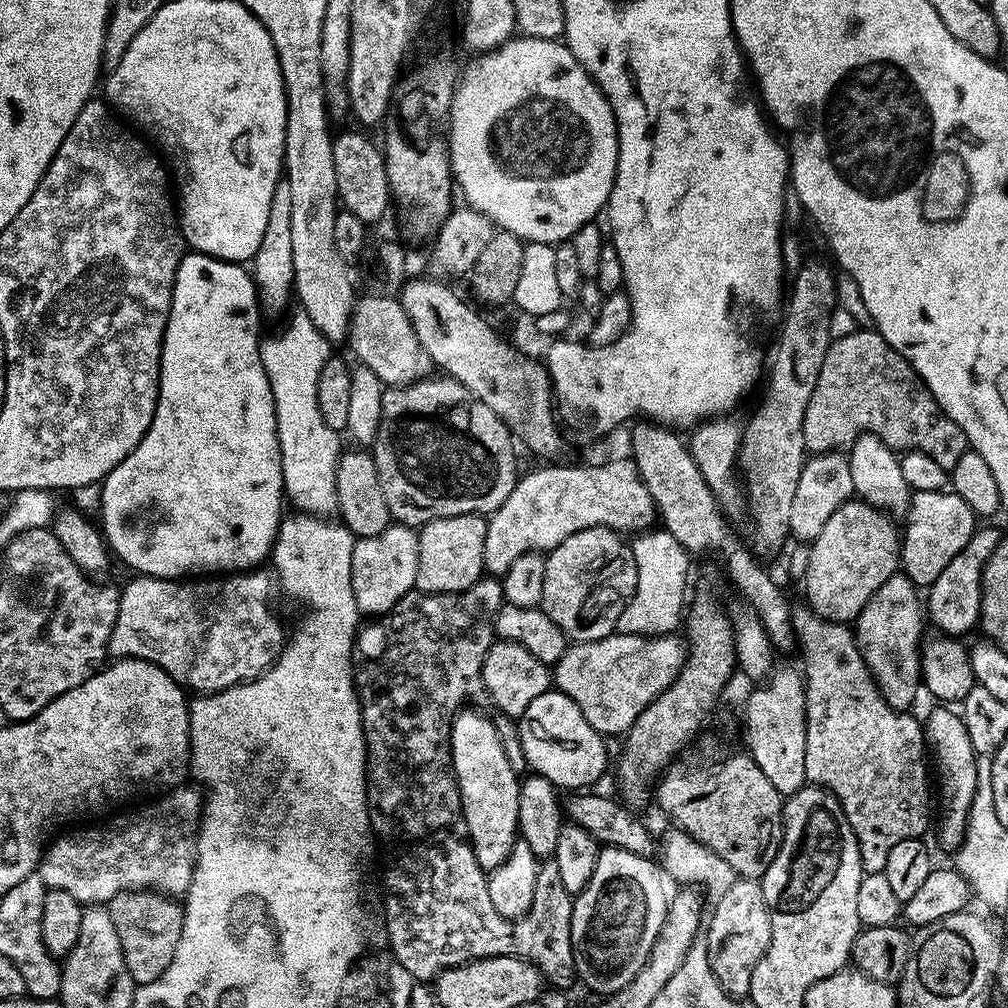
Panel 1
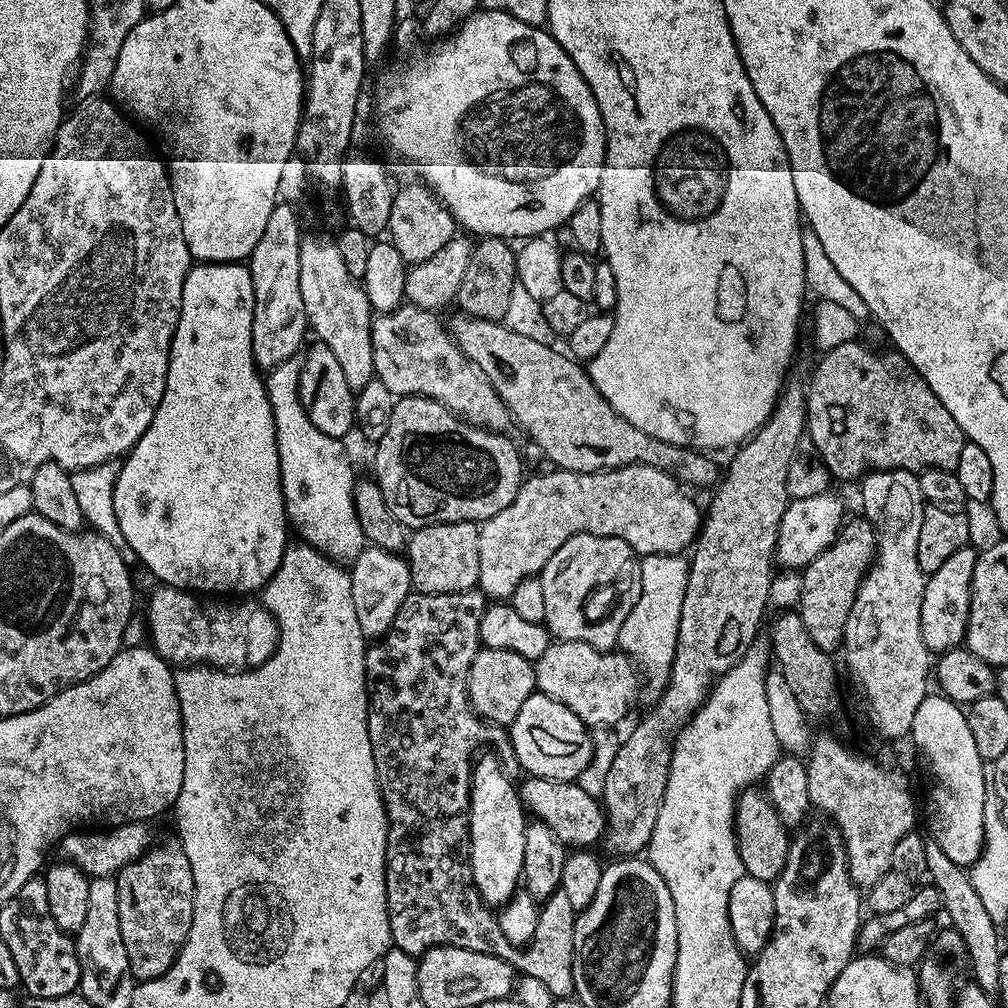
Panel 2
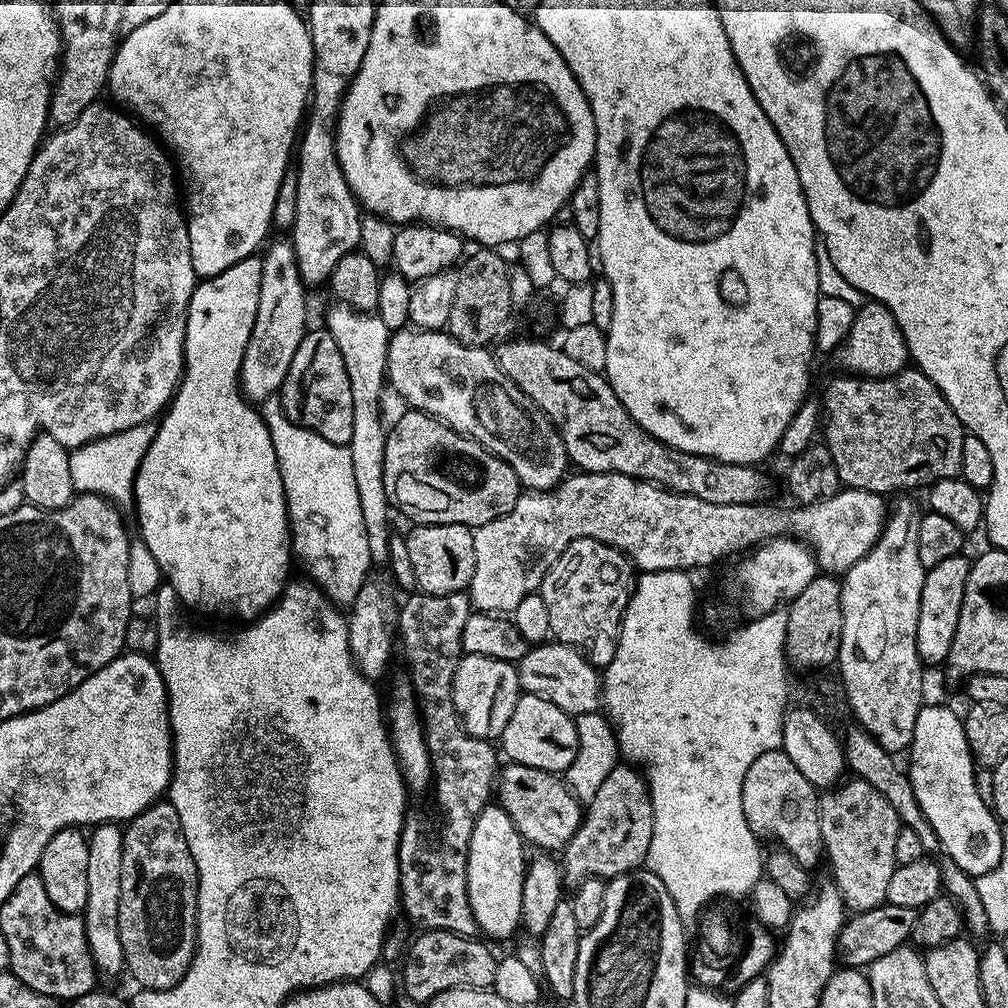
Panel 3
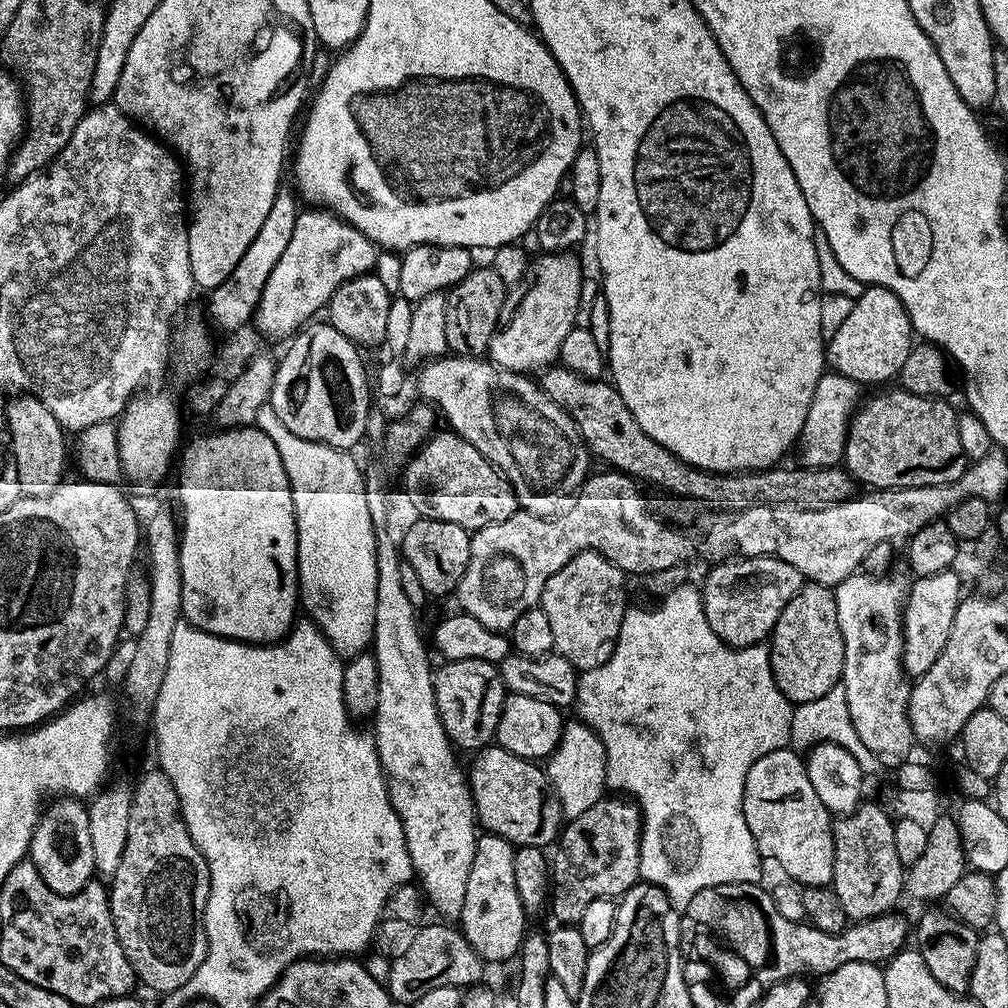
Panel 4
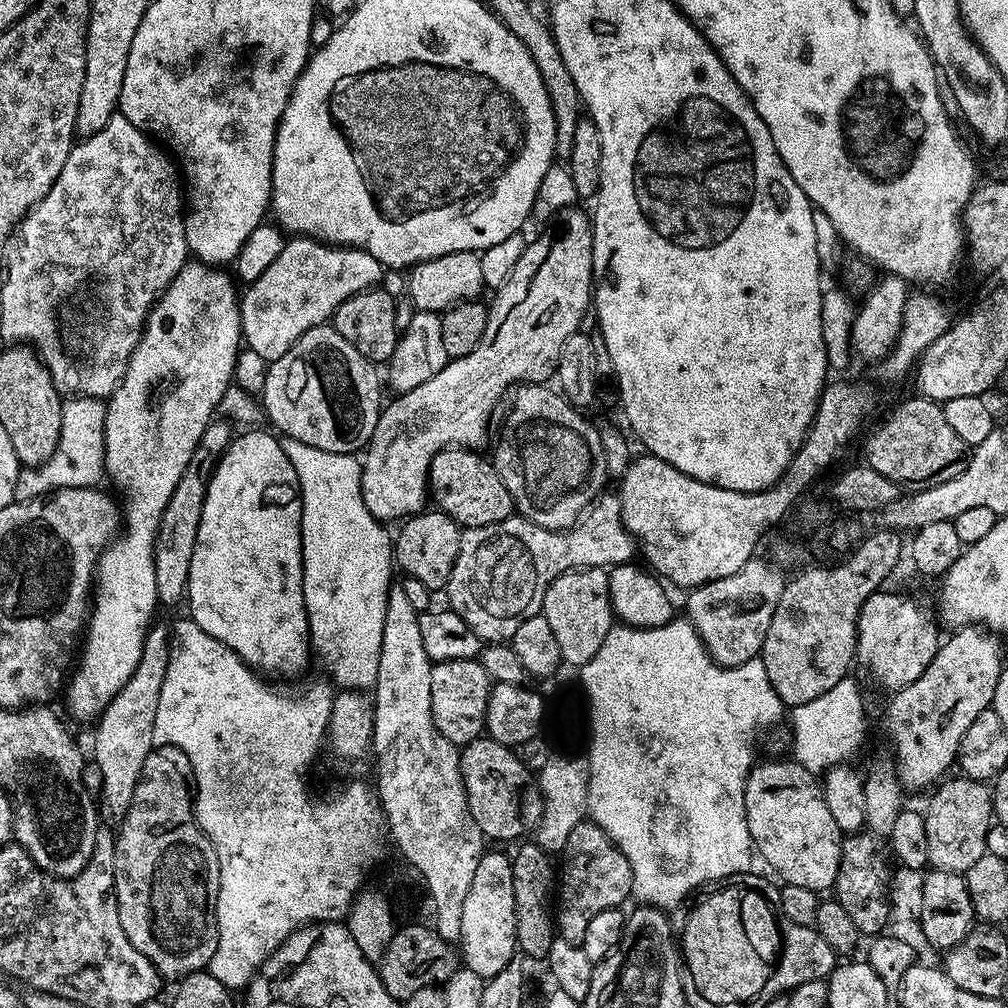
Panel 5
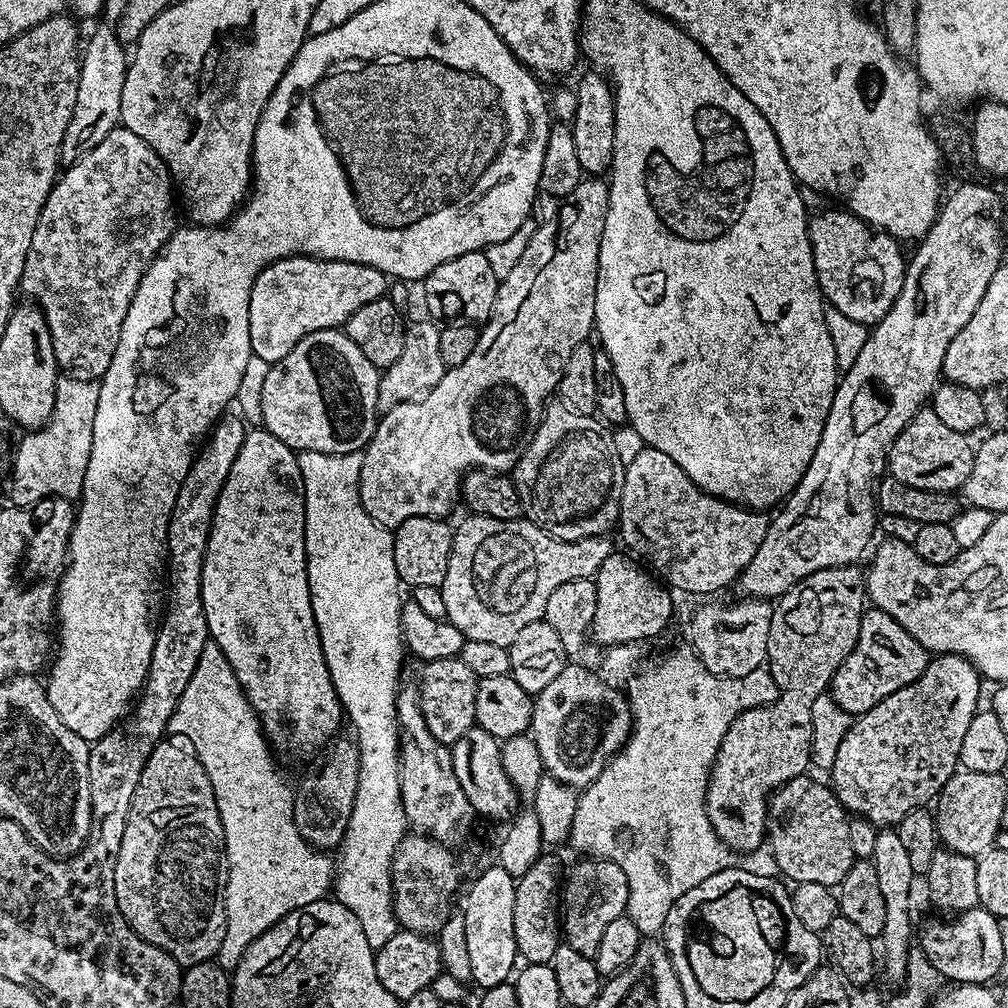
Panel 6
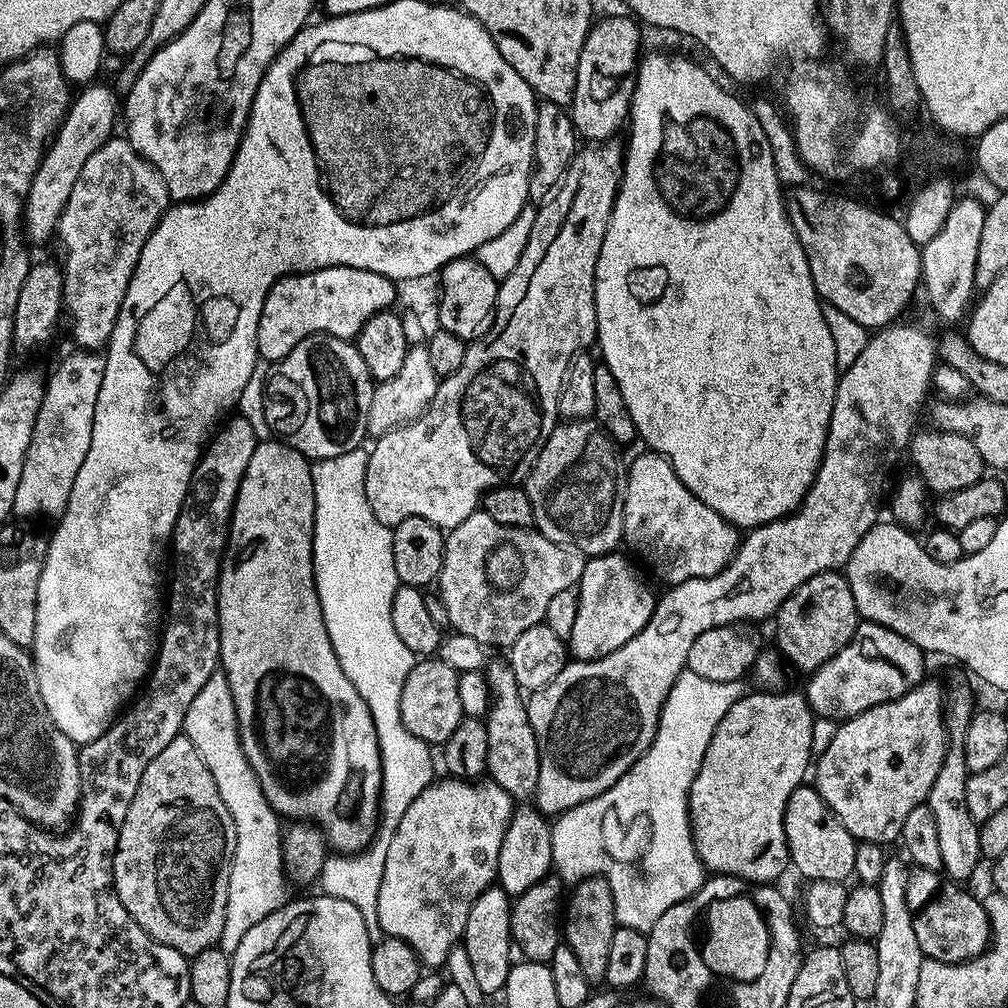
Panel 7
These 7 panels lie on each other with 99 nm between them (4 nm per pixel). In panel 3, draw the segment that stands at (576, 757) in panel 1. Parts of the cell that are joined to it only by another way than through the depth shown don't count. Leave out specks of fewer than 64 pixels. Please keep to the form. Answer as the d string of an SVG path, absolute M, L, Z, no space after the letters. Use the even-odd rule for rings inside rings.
M524 694L518 706L514 706L514 714L510 714L510 722L506 722L506 730L502 730L498 744L502 752L504 747L511 763L564 774L578 754L579 738L573 717L558 710L554 702L546 702L546 698Z

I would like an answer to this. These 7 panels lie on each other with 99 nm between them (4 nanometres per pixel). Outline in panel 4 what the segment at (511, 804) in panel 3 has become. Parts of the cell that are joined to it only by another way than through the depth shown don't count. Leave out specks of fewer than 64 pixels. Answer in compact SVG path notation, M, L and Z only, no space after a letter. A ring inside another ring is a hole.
M499 746L479 749L466 772L466 783L472 789L476 819L485 833L509 840L513 846L543 849L562 831L559 798L539 763L524 760L518 754Z

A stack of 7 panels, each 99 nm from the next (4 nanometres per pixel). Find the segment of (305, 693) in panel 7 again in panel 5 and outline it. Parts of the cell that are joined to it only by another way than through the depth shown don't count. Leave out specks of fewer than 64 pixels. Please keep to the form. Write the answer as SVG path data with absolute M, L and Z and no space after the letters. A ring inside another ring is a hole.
M244 432L241 436L239 433L216 461L216 469L208 479L198 538L190 558L186 605L192 611L190 619L206 630L210 638L218 638L218 642L234 650L249 668L269 677L296 676L307 666L310 657L300 537L300 483L280 440L268 432Z

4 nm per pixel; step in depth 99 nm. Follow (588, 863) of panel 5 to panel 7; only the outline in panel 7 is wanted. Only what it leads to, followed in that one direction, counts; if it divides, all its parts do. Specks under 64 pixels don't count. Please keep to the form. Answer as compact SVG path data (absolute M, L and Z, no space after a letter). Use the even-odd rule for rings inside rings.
M603 876L586 878L575 885L571 892L572 897L567 897L566 907L562 912L562 940L570 946L570 950L574 950L582 970L586 970L586 978L592 981L593 985L600 986L605 983L604 975L610 959L610 942L614 942L614 934L618 927L614 914L614 894L610 892L610 886L604 881Z

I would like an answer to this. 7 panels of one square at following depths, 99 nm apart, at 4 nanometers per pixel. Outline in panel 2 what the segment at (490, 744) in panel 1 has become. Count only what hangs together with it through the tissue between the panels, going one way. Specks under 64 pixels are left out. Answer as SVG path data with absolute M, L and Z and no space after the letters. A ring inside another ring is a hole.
M485 754L484 757L477 759L472 765L472 797L470 798L470 806L468 807L468 843L470 845L470 863L472 865L472 877L476 883L476 888L480 892L480 899L489 906L503 906L518 891L518 885L522 880L522 853L526 851L526 809L520 803L520 794L517 785L514 783L513 777L507 776L502 770L502 766L497 762L495 756Z

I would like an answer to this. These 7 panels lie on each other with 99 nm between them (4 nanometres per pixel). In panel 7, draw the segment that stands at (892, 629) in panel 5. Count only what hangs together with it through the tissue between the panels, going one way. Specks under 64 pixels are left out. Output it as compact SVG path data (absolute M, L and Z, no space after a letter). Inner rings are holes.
M871 622L857 623L852 641L811 673L808 705L817 717L843 722L879 704L897 700L925 679L925 653L894 630Z

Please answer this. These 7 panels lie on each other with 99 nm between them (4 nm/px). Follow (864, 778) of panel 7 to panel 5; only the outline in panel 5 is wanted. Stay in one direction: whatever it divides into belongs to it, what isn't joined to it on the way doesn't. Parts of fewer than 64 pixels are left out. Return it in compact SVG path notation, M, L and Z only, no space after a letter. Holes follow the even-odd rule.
M964 626L953 632L956 633L941 643L930 666L926 666L926 670L915 682L891 693L892 701L884 712L884 724L888 727L888 736L892 739L893 750L896 751L894 763L900 773L901 784L908 790L931 789L949 775L948 767L956 764L962 734L966 734L970 722L974 722L974 718L978 718L982 710L992 707L994 686L998 686L1000 671L1006 666L1006 660L1000 653L1001 641L993 633L980 626Z

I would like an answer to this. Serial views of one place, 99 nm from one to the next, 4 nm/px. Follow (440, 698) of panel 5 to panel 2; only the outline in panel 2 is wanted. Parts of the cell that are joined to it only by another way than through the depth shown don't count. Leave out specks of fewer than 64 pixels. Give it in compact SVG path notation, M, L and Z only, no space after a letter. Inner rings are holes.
M481 647L474 662L470 662L468 700L476 714L489 724L511 726L522 710L522 702L536 691L536 670L533 661L510 650L490 650Z

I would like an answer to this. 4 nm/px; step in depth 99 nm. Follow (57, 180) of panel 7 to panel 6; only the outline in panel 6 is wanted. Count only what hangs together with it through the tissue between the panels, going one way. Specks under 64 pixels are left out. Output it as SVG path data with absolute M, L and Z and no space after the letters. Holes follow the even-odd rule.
M111 23L98 25L92 37L89 40L87 37L80 58L78 99L74 102L74 114L70 114L70 126L66 126L60 147L61 165L73 164L78 162L78 158L90 154L90 150L94 150L94 146L98 146L98 142L102 142L102 138L120 124L122 82L126 82L129 59L126 45L117 38Z

